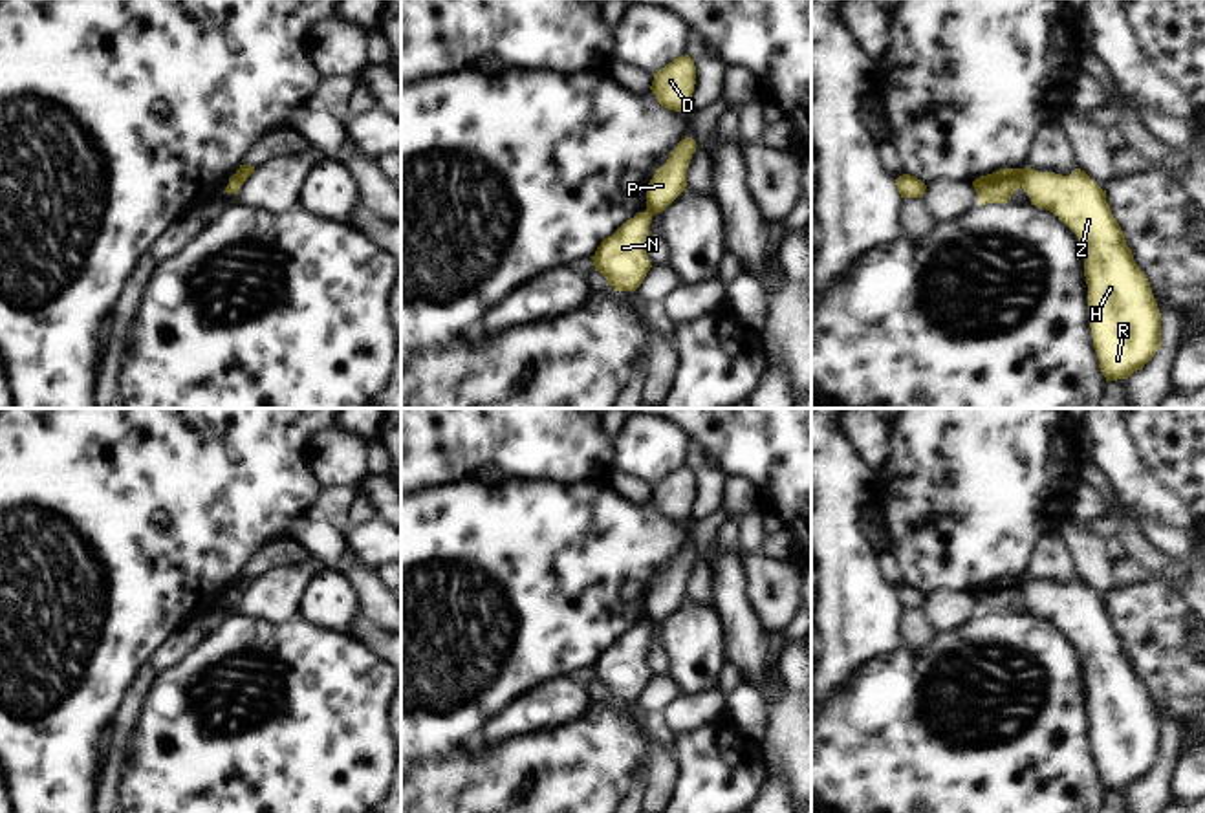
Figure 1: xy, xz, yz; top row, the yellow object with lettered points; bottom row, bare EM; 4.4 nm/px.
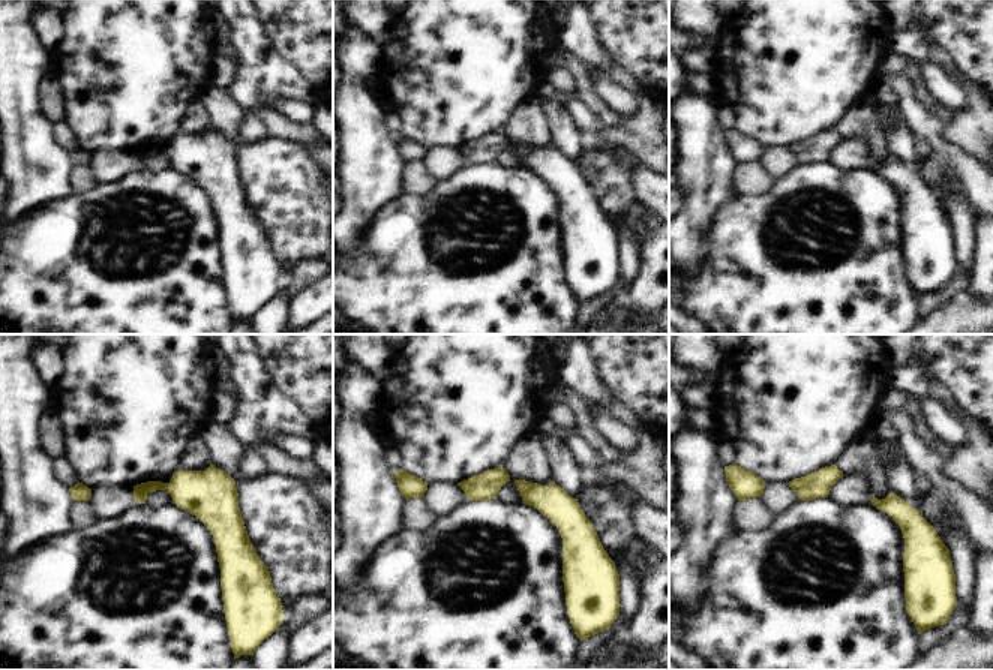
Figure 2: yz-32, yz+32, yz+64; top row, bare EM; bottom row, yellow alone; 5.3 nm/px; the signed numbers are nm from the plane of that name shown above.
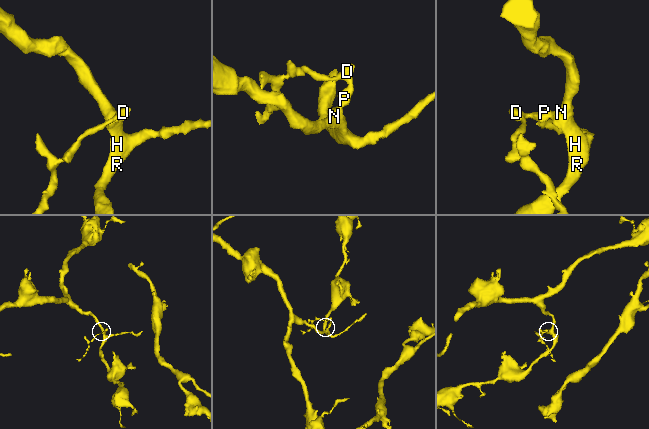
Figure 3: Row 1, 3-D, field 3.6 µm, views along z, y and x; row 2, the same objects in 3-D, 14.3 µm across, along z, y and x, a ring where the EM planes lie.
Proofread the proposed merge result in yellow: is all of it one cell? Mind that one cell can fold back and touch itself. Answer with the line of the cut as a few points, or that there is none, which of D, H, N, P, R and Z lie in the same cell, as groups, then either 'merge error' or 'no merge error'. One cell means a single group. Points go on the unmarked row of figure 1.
cut in yz along (1024, 579), (1020, 596); D P / H N R Z; merge error

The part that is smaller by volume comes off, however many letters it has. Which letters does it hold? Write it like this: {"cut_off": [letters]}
{"cut_off": ["D", "P"]}

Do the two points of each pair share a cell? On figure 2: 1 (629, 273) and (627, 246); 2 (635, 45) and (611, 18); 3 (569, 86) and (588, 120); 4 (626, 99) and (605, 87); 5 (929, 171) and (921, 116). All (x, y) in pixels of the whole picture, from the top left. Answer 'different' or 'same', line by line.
1: same
2: same
3: same
4: same
5: different

